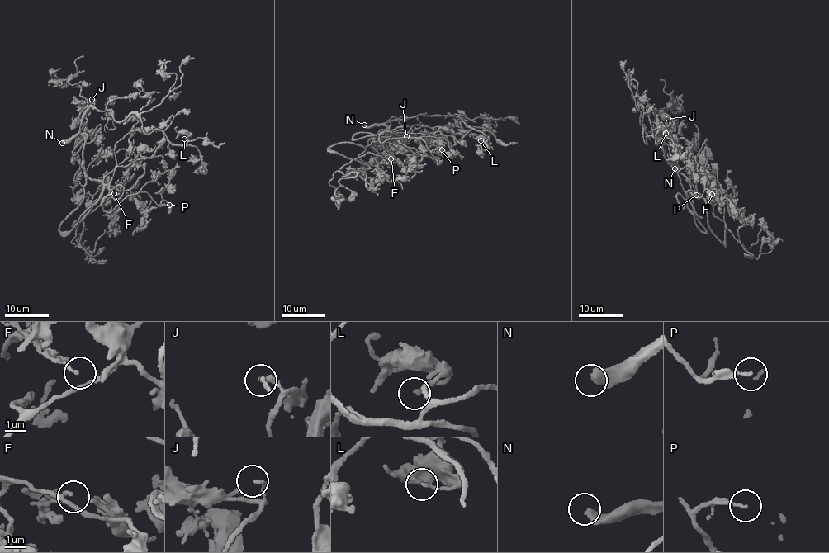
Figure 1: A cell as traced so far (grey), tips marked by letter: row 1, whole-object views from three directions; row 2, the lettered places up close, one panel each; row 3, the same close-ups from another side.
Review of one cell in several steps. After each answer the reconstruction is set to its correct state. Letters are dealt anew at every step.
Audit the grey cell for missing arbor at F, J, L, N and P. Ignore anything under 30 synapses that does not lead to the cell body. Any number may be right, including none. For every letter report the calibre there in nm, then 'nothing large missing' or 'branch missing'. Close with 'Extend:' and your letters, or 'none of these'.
F: 90 nm | nothing large missing
J: 160 nm | nothing large missing
L: 110 nm | nothing large missing
N: 460 nm | branch missing
P: 110 nm | branch missing
Extend: N, P

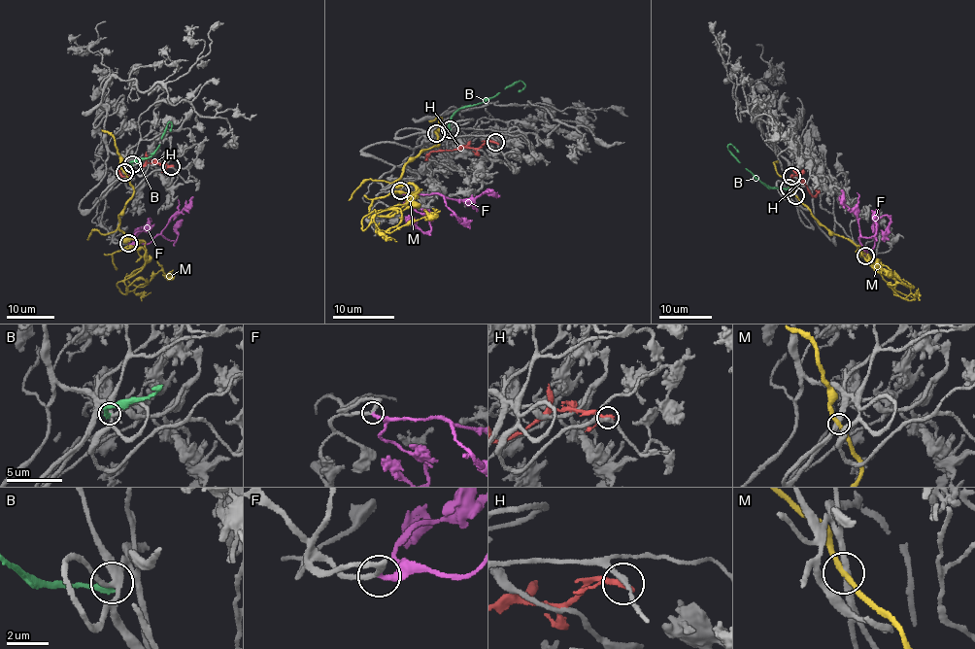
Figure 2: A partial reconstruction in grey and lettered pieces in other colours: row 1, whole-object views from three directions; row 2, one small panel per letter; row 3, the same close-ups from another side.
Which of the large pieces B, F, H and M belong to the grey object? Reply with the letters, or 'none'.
F

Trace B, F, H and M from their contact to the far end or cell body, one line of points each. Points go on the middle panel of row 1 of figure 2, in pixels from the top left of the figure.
B: (451, 129), (450, 119), (459, 110), (477, 105), (521, 81), (524, 85), (519, 92)
F: (400, 191), (406, 194), (441, 193), (463, 201), (484, 193), (499, 194)
H: (495, 142), (484, 142), (479, 148), (427, 155)
M: (437, 133), (436, 145), (405, 165), (397, 183), (420, 189), (375, 210), (398, 208), (401, 225), (441, 211)

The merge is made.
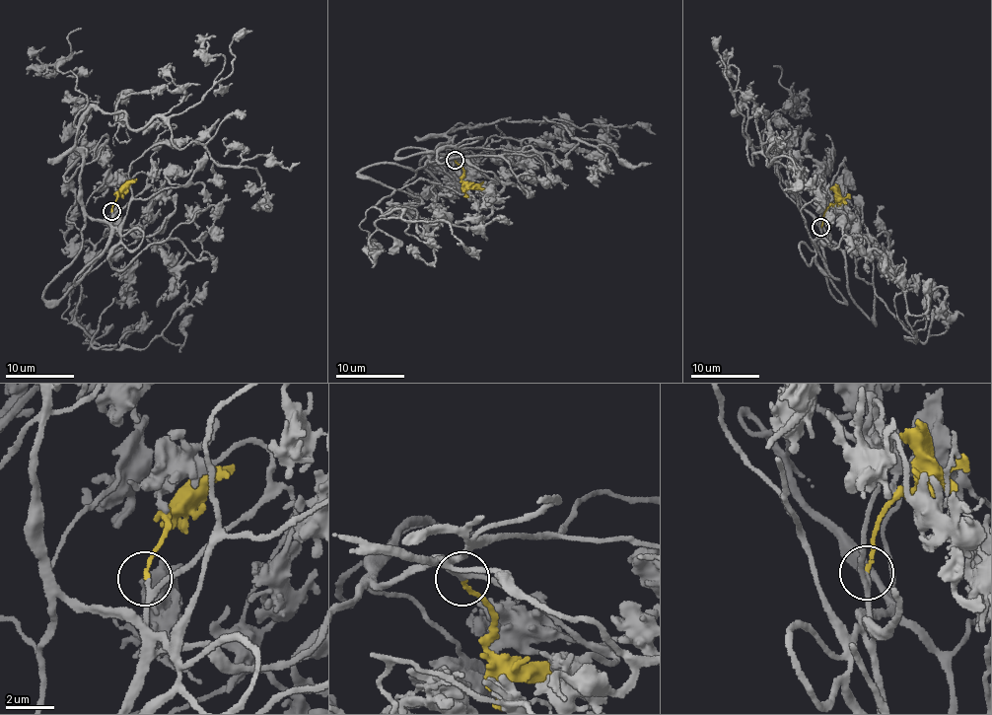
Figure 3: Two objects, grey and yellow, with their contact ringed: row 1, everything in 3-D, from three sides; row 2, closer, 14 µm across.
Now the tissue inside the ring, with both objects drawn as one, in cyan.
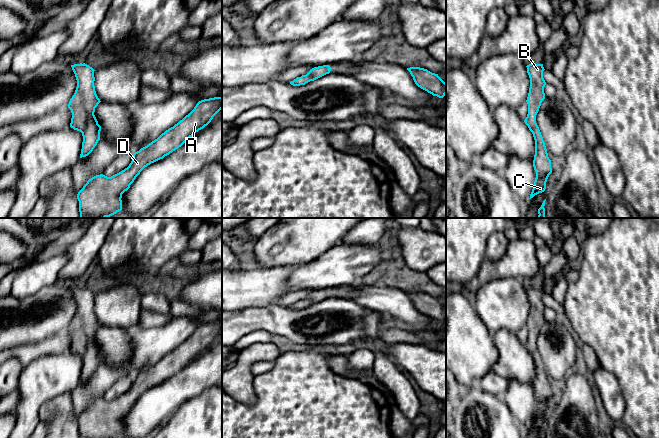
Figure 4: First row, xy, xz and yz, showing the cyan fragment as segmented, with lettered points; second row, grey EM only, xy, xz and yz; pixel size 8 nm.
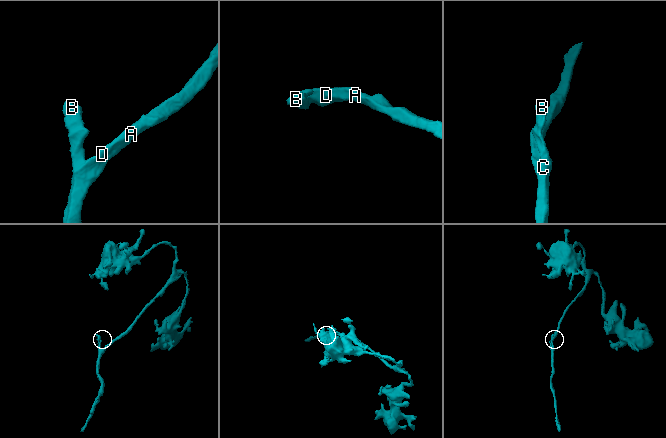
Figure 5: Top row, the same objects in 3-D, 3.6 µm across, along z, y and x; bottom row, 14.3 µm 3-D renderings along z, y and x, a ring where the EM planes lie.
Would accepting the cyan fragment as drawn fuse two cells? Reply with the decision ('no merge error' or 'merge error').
no merge error

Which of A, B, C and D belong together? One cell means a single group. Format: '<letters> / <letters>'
A B C D

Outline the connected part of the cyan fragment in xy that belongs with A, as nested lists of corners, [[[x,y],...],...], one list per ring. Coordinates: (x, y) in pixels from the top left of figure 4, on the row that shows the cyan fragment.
[[[222,97],[199,101],[177,124],[135,152],[127,168],[111,177],[100,174],[89,179],[77,194],[80,218],[106,218],[121,211],[122,194],[130,188],[140,172],[181,147],[207,126],[221,109]]]

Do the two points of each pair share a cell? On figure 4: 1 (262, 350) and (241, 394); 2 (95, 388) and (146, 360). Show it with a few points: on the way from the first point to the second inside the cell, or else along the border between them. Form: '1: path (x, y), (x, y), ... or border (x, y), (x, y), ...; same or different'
1: path (251, 359), (243, 367), (241, 383); same
2: path (108, 375), (124, 371), (133, 364); same

